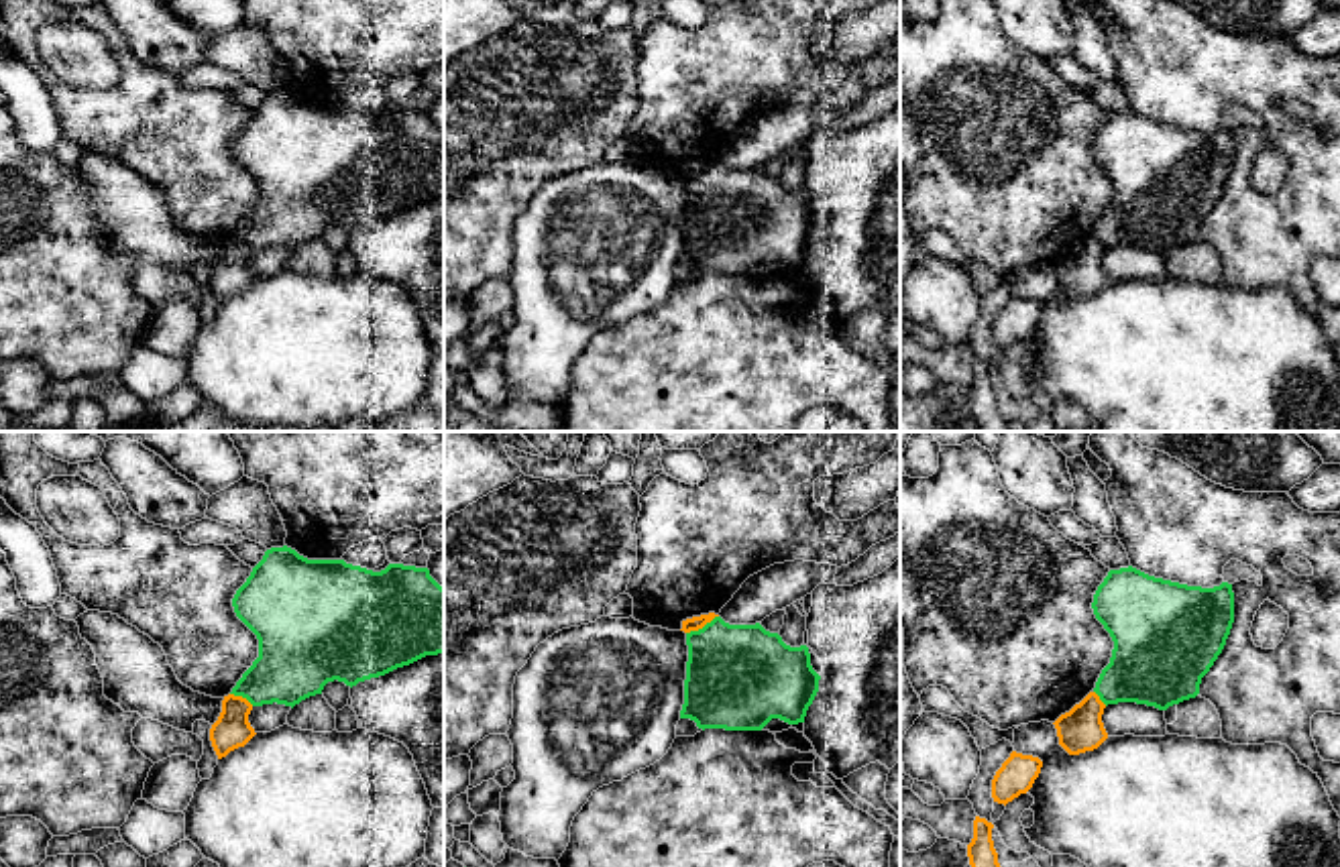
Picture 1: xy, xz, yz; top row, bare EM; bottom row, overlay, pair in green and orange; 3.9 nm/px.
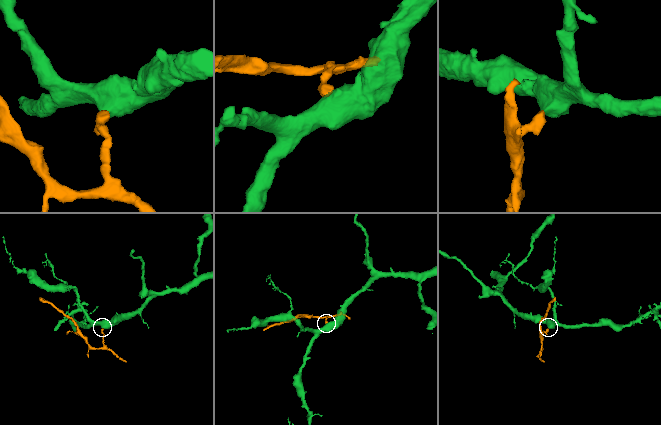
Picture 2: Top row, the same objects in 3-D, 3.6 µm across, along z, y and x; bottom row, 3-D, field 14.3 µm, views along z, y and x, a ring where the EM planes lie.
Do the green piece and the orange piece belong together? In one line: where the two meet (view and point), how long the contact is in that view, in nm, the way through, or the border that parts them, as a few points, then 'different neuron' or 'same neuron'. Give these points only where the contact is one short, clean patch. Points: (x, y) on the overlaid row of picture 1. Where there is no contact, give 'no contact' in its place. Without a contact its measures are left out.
xz (703, 627) | 150 nm | along xz (717, 615), (687, 633) | different neuron

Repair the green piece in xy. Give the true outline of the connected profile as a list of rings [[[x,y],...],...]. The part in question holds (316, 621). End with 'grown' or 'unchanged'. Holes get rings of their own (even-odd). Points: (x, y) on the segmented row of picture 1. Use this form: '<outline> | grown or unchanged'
[[[271,547],[253,568],[232,598],[236,617],[257,635],[259,657],[242,674],[230,694],[246,698],[253,706],[285,704],[322,694],[328,682],[358,682],[385,676],[426,655],[444,653],[444,588],[428,568],[389,564],[381,572],[346,564],[344,560],[308,560],[295,550]]] | unchanged

